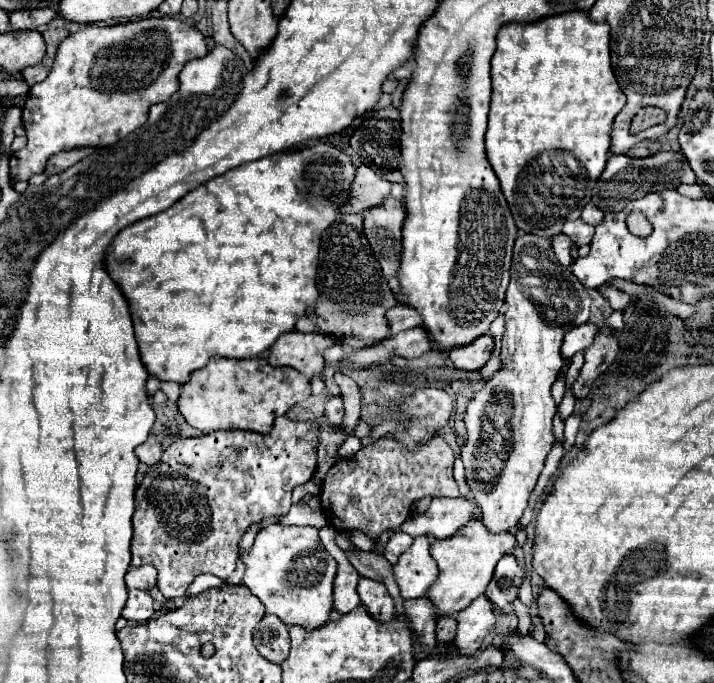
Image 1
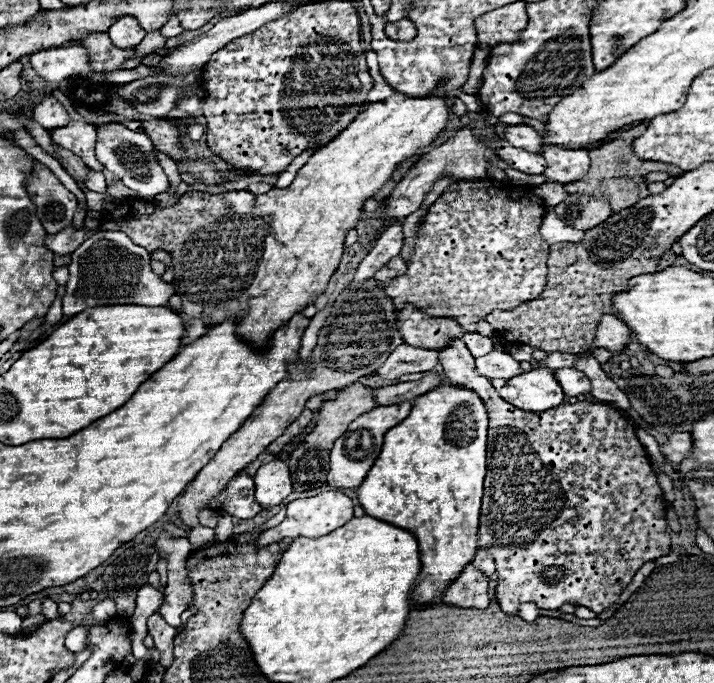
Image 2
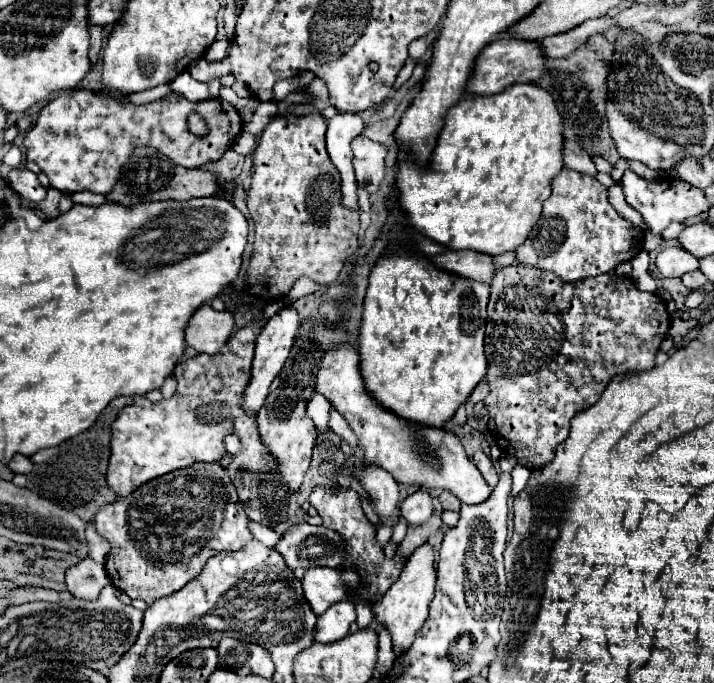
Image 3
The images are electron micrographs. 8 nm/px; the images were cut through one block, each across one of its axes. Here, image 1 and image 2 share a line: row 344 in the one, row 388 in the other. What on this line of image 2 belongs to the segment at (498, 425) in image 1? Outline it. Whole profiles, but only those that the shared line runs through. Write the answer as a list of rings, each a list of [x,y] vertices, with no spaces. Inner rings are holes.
[[[538,368],[514,376],[500,388],[500,396],[512,406],[528,412],[544,412],[564,402],[564,392],[556,382],[554,370]]]

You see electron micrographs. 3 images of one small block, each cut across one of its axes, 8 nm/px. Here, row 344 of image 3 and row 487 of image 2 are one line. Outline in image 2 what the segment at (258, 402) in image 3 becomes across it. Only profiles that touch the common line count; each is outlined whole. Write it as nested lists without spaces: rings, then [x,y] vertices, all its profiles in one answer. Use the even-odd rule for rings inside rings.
[[[272,460],[258,468],[256,476],[256,502],[262,510],[282,504],[282,500],[292,492],[290,470],[288,464],[282,460]]]

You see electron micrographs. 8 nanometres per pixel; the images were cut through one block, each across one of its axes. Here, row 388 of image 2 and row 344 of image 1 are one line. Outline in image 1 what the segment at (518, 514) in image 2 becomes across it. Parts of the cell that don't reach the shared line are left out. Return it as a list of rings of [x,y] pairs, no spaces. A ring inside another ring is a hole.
[[[484,334],[484,336],[480,336],[478,340],[474,340],[468,346],[450,350],[448,358],[452,360],[452,364],[456,368],[474,372],[474,370],[480,370],[490,360],[492,350],[494,350],[494,338],[490,334]]]

